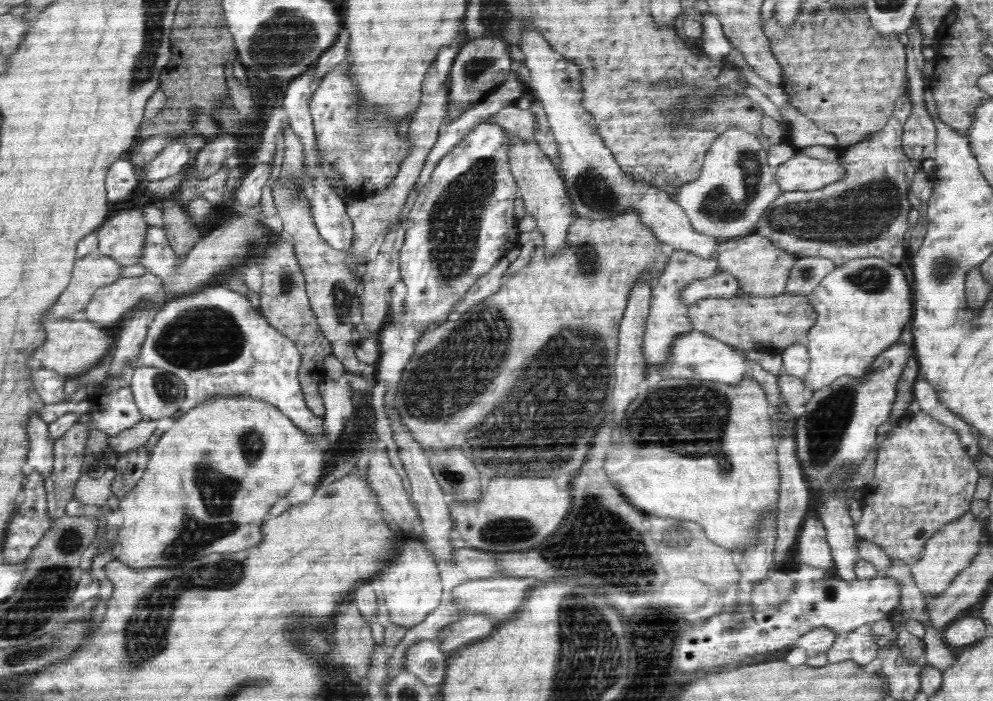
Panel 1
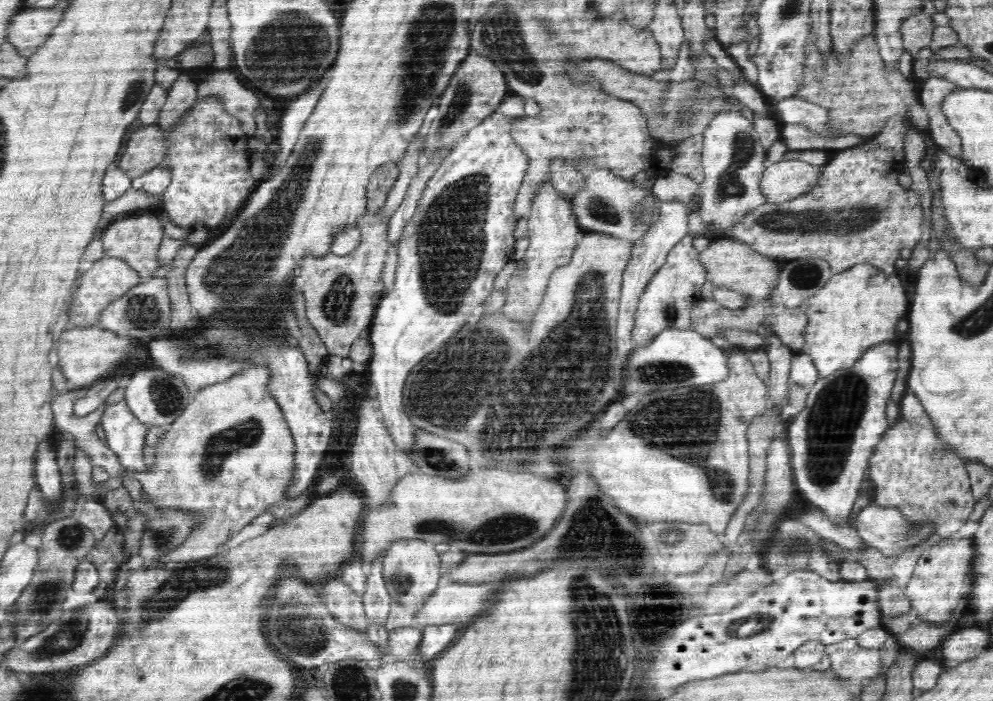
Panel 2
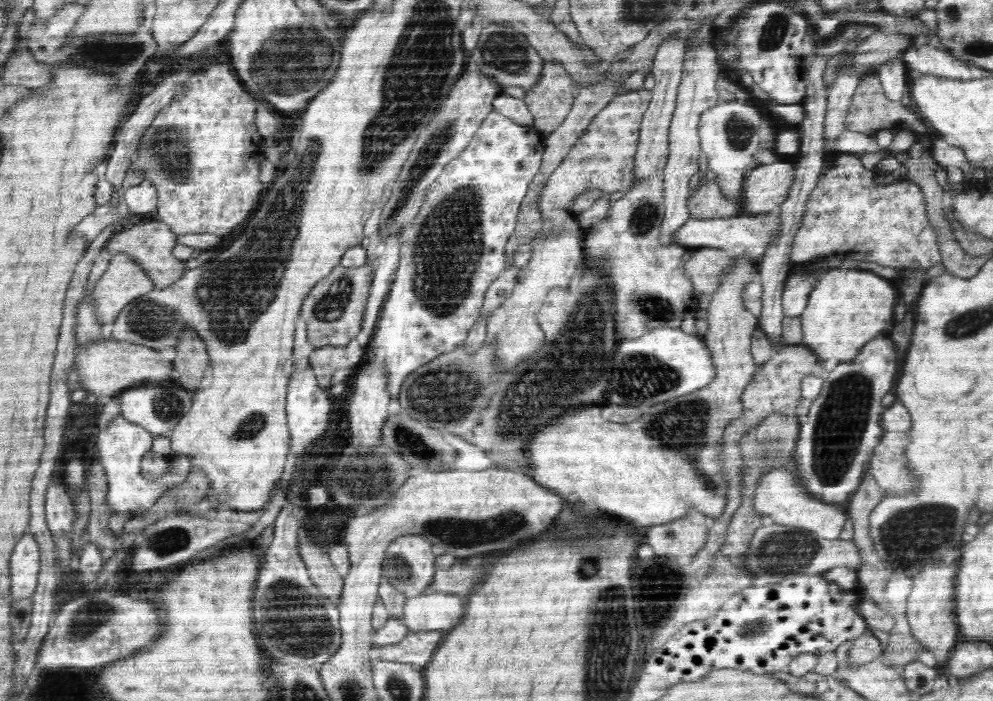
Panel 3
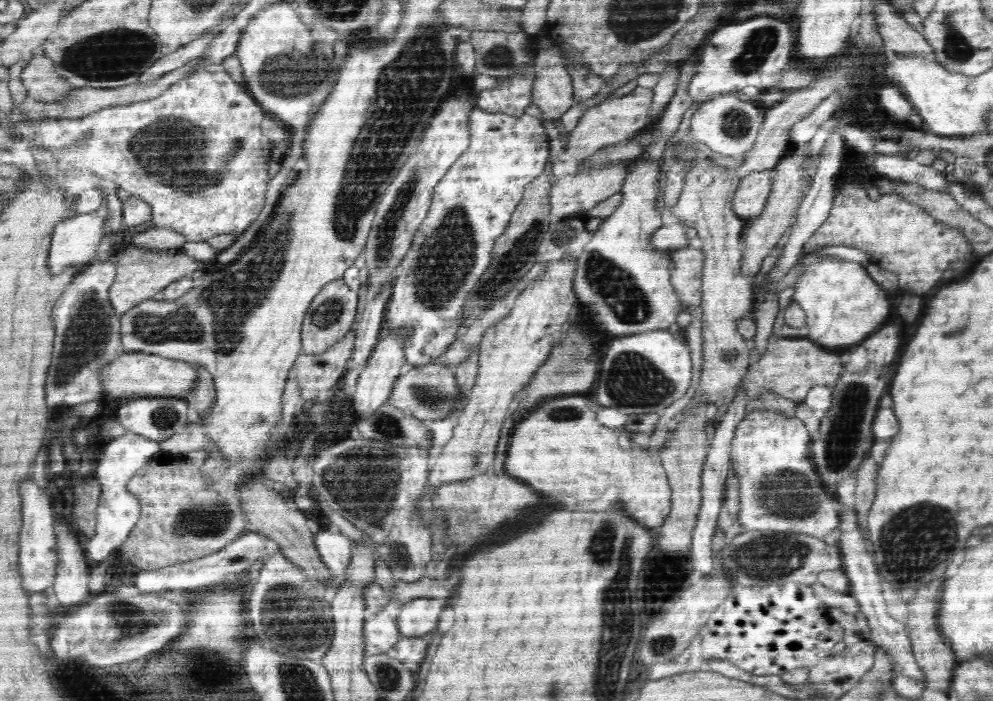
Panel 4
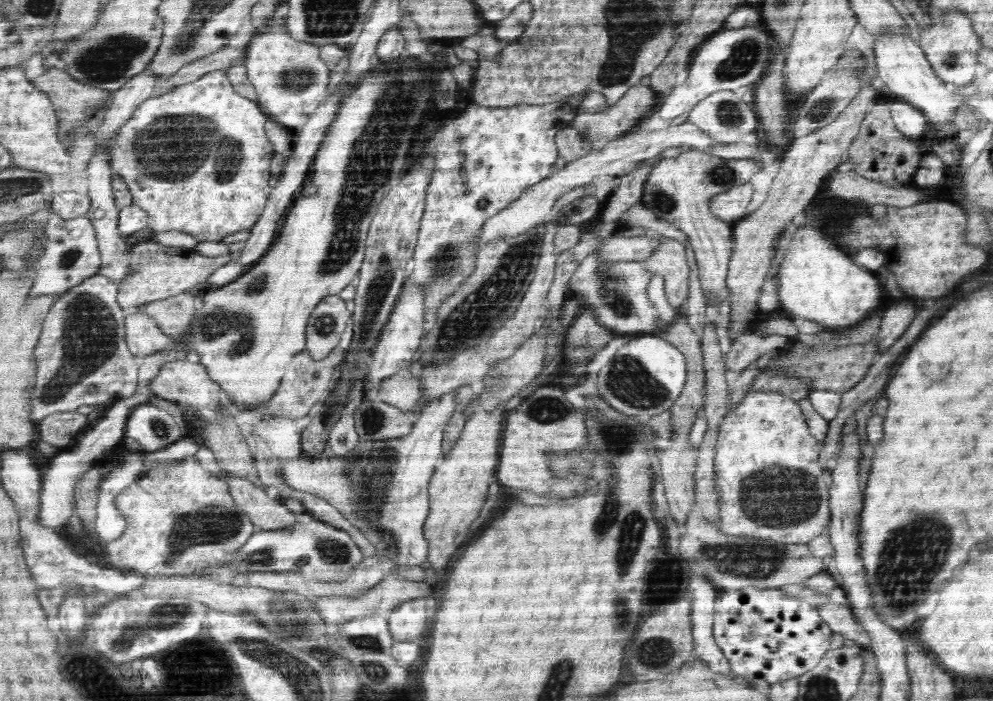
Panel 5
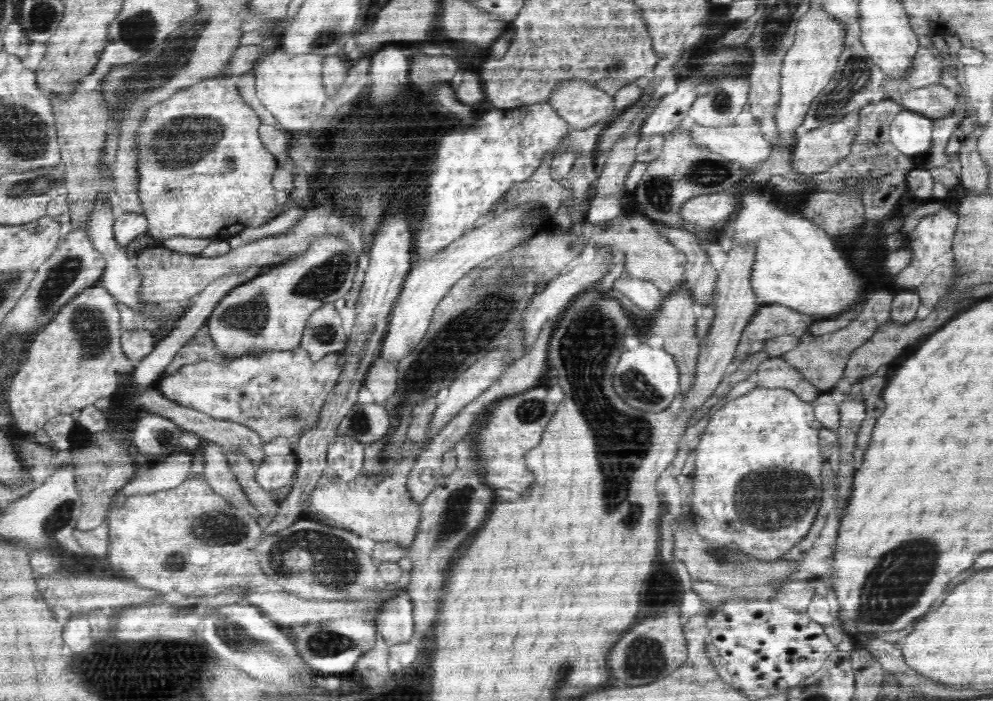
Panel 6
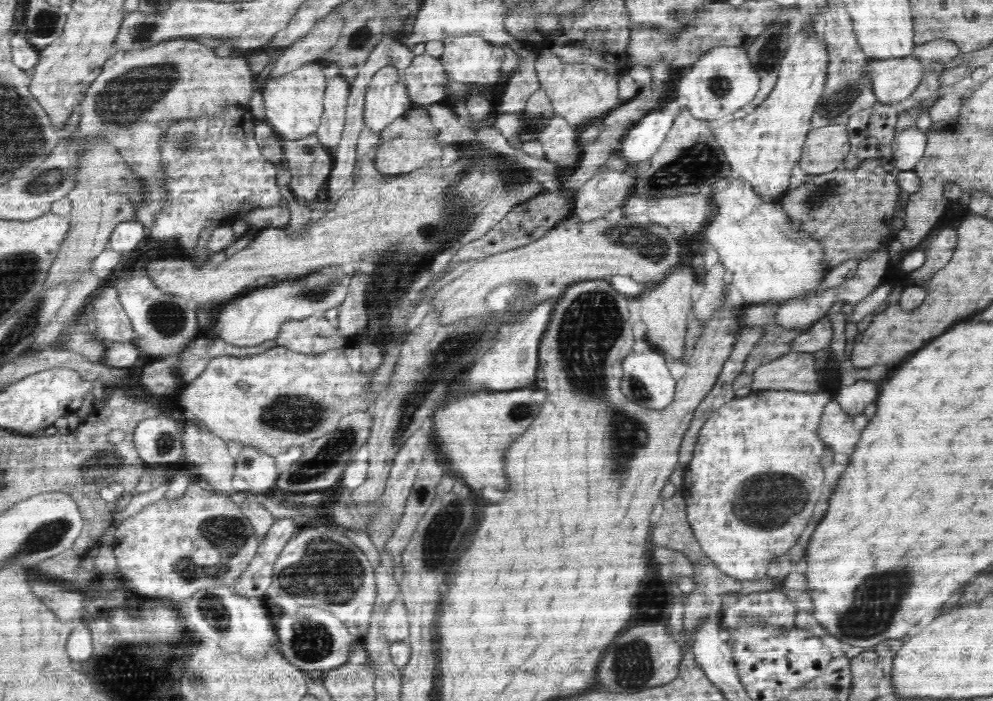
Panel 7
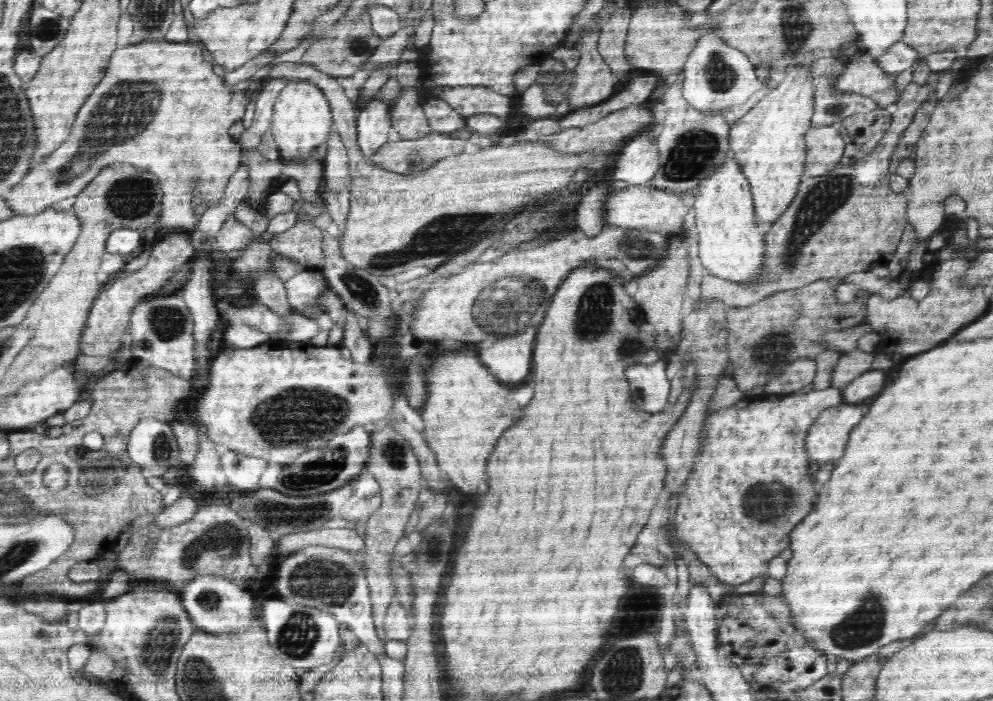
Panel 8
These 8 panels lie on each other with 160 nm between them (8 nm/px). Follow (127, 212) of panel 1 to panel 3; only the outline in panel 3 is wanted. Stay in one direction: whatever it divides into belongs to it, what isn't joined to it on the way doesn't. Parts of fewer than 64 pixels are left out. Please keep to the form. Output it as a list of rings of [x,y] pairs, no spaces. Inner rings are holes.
[[[152,216],[149,220],[140,222],[130,229],[120,228],[106,243],[107,249],[113,255],[118,253],[130,255],[148,273],[158,290],[172,286],[180,276],[186,274],[186,270],[189,270],[184,261],[180,261],[172,255],[172,248],[175,244],[177,244],[177,236],[171,231],[171,228],[165,222]]]

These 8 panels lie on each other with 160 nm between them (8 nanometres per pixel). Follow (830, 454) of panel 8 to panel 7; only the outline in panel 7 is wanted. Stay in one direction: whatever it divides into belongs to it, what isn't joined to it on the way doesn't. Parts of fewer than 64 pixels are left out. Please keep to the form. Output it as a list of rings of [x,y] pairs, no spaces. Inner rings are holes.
[[[836,399],[830,400],[821,416],[818,436],[820,440],[836,454],[852,454],[860,432],[868,424],[868,418],[858,415],[848,415],[840,407]]]

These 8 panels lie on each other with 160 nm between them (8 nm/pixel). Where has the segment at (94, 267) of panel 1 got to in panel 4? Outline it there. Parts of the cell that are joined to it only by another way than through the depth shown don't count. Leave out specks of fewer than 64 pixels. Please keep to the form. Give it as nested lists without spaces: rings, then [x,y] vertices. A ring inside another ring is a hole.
[[[129,246],[121,253],[116,260],[117,272],[108,290],[108,296],[114,311],[118,316],[126,314],[128,310],[134,308],[136,304],[141,304],[142,301],[148,300],[158,294],[164,287],[184,276],[192,276],[192,272],[202,270],[204,266],[208,266],[206,262],[198,262],[198,260],[182,254],[170,254],[164,251],[154,251],[154,249],[146,249],[144,247]]]

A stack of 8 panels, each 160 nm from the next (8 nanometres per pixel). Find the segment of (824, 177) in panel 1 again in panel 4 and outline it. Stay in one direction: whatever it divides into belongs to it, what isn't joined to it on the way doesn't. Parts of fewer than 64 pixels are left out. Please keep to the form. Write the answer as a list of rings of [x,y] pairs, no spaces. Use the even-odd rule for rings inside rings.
[[[774,169],[745,176],[731,198],[731,210],[745,220],[758,216],[766,204],[774,174]]]

